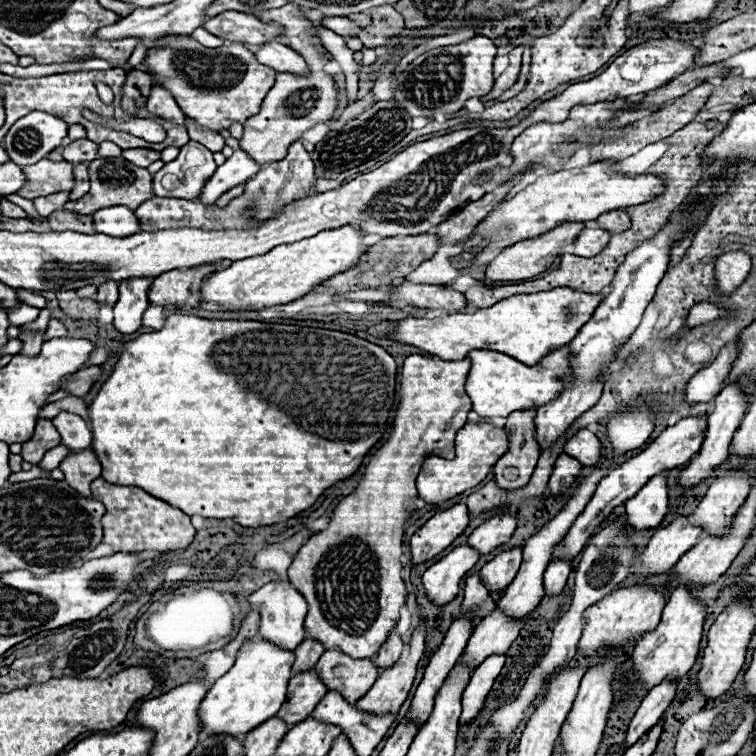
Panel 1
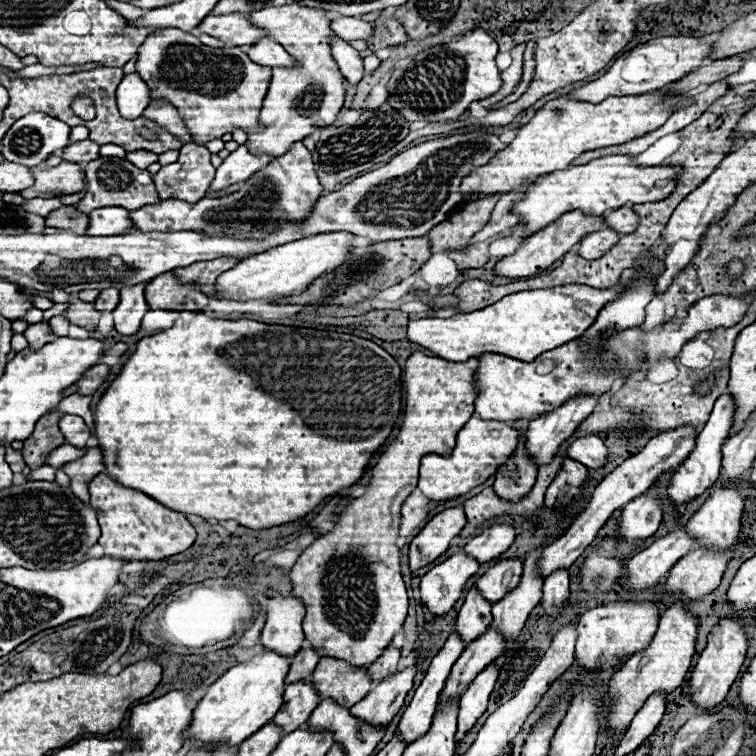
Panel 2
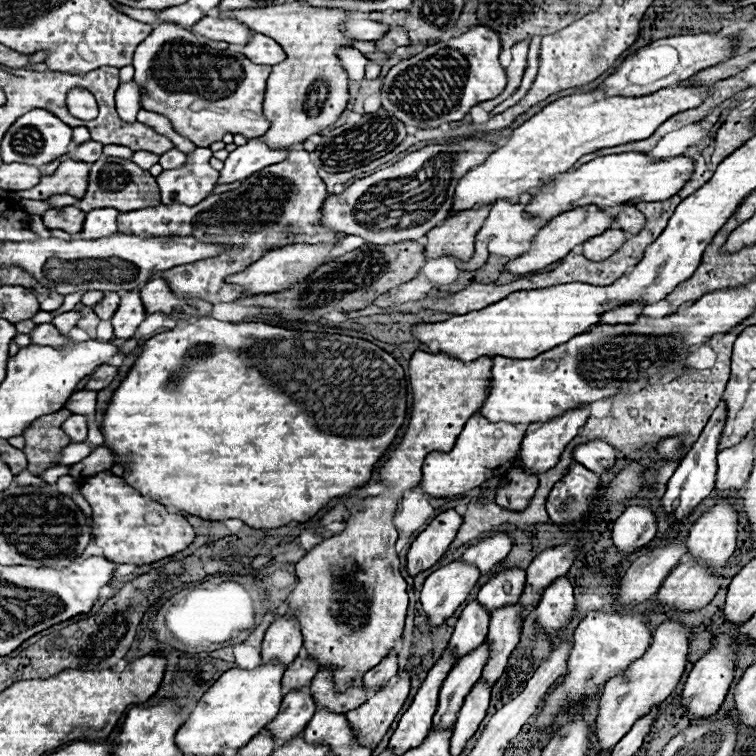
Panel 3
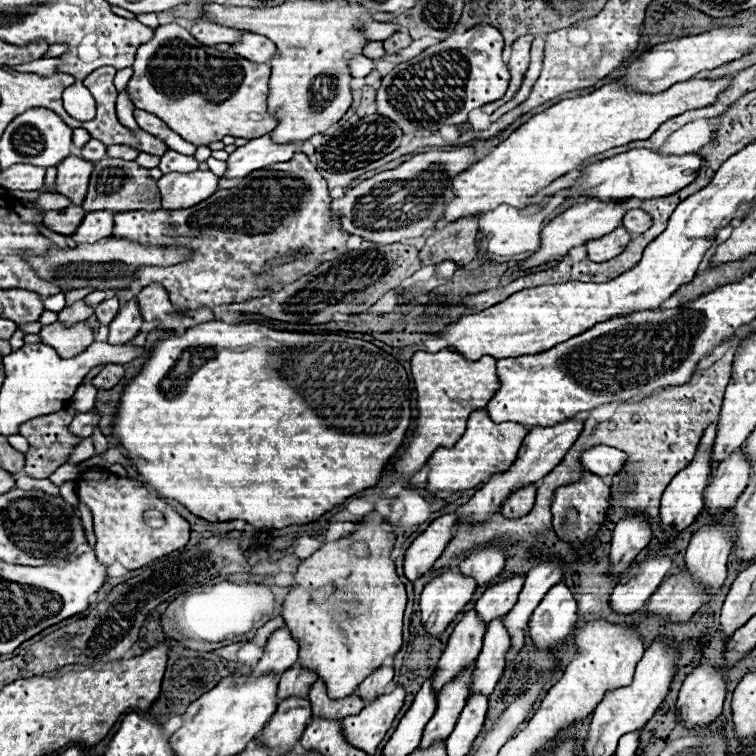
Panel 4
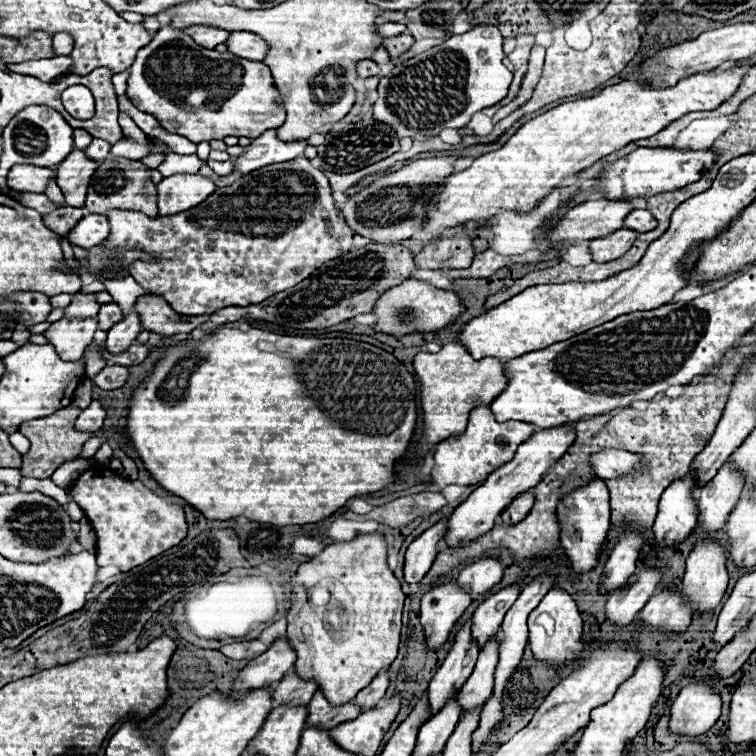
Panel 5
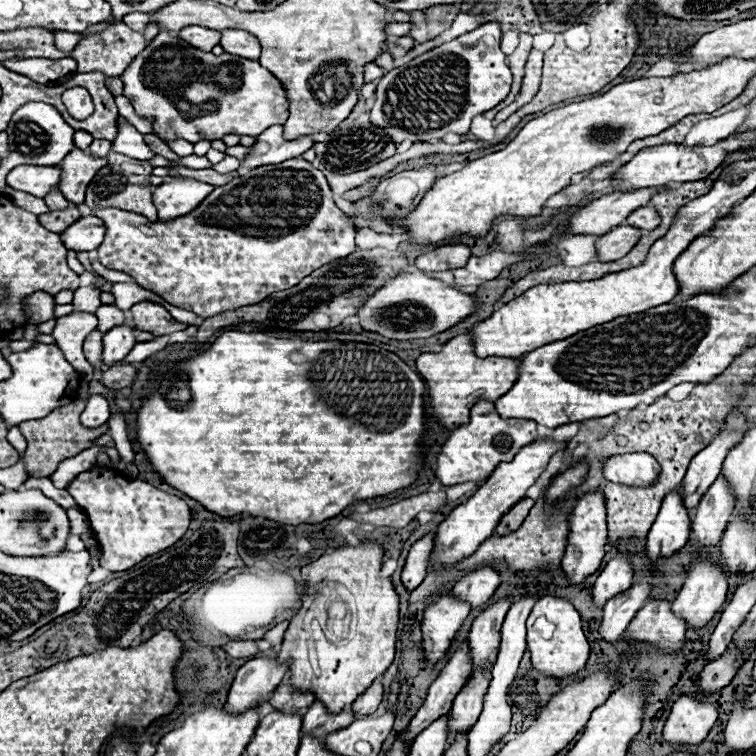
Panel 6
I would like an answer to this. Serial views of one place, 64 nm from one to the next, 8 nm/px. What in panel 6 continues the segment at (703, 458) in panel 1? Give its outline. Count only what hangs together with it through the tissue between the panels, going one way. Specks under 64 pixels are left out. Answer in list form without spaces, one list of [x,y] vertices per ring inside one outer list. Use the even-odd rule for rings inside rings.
[[[676,488],[664,496],[658,518],[648,532],[646,542],[648,558],[658,560],[660,556],[672,556],[688,542],[690,530],[692,530],[690,512],[684,506],[680,488]]]

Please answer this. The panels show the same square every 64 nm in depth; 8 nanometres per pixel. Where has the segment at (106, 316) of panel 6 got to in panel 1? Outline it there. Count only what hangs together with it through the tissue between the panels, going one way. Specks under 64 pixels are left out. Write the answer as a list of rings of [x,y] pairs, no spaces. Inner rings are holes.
[[[108,280],[106,284],[100,284],[98,286],[98,296],[96,296],[98,302],[104,302],[104,304],[114,304],[118,300],[118,284],[114,280]]]

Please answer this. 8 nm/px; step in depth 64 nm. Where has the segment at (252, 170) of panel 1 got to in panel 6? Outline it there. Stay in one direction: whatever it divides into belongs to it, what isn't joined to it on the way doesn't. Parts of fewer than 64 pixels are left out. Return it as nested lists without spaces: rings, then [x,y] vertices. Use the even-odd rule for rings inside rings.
[[[272,126],[256,138],[256,144],[250,148],[250,154],[242,160],[246,168],[258,168],[266,164],[280,164],[290,158],[302,156],[314,146],[310,136],[300,136],[296,140],[284,140],[282,126]]]

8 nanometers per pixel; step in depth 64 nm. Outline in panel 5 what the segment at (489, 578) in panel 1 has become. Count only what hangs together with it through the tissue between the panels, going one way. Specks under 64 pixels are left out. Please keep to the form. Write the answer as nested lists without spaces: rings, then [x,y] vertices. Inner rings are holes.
[[[510,584],[494,594],[488,594],[480,606],[476,608],[474,616],[472,616],[472,634],[476,638],[476,642],[480,644],[480,648],[486,644],[488,636],[496,634],[496,630],[502,624],[504,614],[508,612],[508,608],[516,602],[516,596],[520,594],[520,586],[518,584]]]

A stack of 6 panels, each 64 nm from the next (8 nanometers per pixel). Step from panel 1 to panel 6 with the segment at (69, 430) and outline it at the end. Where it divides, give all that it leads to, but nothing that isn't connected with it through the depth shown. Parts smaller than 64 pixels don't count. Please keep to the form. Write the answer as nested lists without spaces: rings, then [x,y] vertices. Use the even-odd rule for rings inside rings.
[[[90,396],[90,400],[86,402],[84,412],[80,414],[80,424],[84,424],[86,428],[98,428],[102,424],[106,424],[110,418],[110,408],[106,398],[102,396]]]

